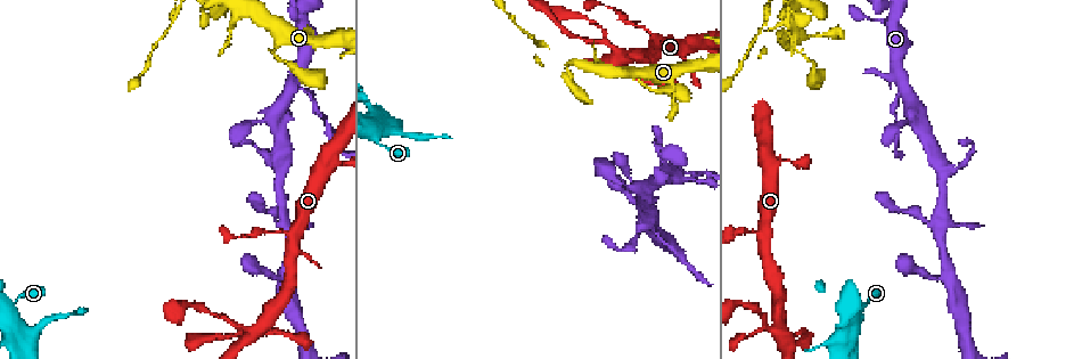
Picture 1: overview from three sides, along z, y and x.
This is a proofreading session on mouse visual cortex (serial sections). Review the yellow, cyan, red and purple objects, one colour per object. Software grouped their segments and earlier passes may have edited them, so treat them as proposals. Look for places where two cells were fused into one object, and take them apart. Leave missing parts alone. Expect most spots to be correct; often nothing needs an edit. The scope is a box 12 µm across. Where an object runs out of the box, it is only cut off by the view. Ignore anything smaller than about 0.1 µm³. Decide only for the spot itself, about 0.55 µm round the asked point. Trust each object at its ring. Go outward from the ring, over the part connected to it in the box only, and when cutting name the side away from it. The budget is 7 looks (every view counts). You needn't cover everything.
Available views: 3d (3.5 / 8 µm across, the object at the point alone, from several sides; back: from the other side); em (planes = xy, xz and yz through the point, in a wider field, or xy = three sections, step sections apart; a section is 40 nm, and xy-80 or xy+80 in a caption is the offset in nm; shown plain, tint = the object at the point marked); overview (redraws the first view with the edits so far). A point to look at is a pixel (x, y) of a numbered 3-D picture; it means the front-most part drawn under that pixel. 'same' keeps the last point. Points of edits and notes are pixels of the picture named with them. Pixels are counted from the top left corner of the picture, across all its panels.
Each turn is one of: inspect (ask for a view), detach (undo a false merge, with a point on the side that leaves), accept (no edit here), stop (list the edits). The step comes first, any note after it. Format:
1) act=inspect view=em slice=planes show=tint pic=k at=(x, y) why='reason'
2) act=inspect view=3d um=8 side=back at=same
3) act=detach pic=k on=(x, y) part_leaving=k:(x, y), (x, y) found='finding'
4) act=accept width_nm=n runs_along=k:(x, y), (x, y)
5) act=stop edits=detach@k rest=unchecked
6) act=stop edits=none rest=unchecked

act=inspect view=3d um=3.5 side=back pic=1 at=(902, 84) why='a fork'

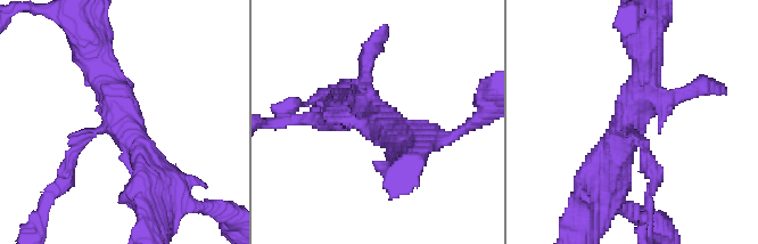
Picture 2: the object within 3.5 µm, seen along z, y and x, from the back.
act=accept runs_along=2:(93, 47), (125, 128), (156, 177) found='one cell here'

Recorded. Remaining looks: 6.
act=inspect view=3d um=8 side=back pic=1 at=(204, 18) why='thick turns thin'

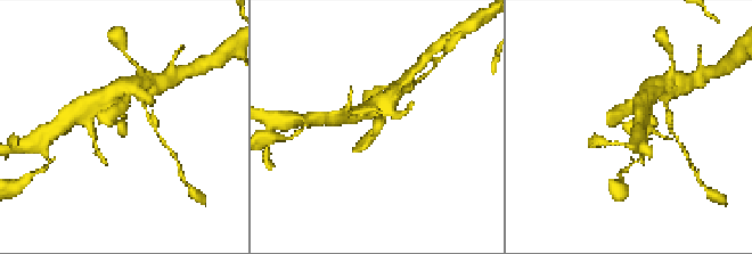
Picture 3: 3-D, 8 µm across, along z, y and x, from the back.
act=inspect view=3d um=3.5 pic=3 at=(117, 126)

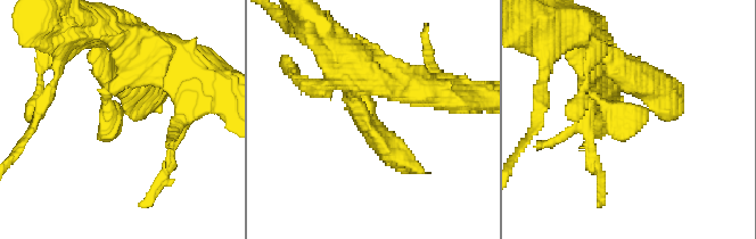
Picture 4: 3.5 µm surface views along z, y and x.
act=inspect view=em slice=xy step=3 show=tint pic=4 at=(638, 114) why='now the EM'

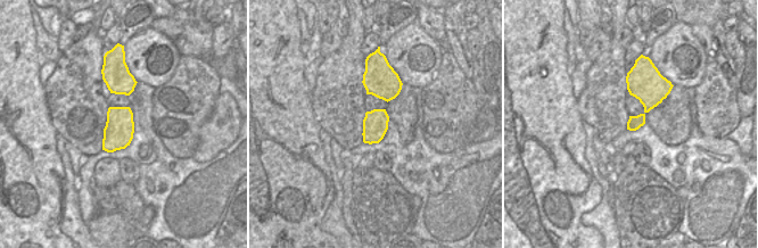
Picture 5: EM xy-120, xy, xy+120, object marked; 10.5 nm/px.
act=accept runs_along=4:(374, 76), (360, 112) found='all the same cell'

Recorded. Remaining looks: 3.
act=inspect view=3d um=8 pic=1 at=(639, 79) why='abrupt turn'

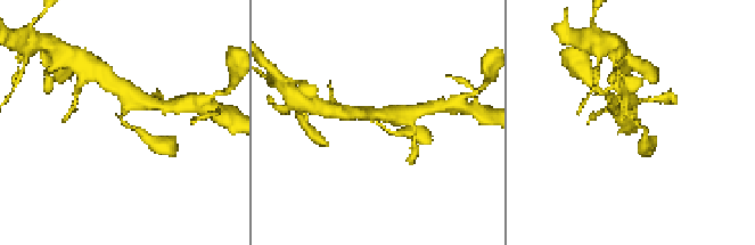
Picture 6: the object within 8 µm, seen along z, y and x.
act=inspect view=em slice=planes show=tint pic=6 at=(120, 115) arm_widths_nm=150,500 why='need the tissue'

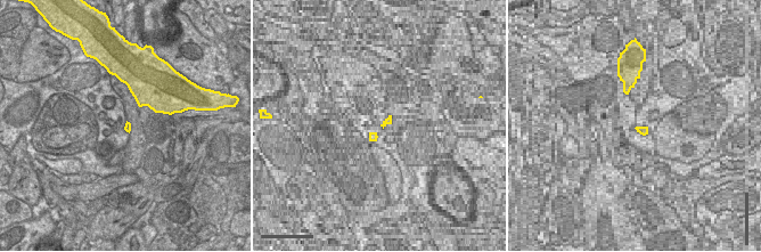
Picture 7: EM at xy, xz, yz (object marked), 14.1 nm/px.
act=accept runs_along=6:(626, 100), (625, 113), (643, 128), (645, 135) found='one cell here'

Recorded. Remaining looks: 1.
act=stop edits=none rest=unchecked

